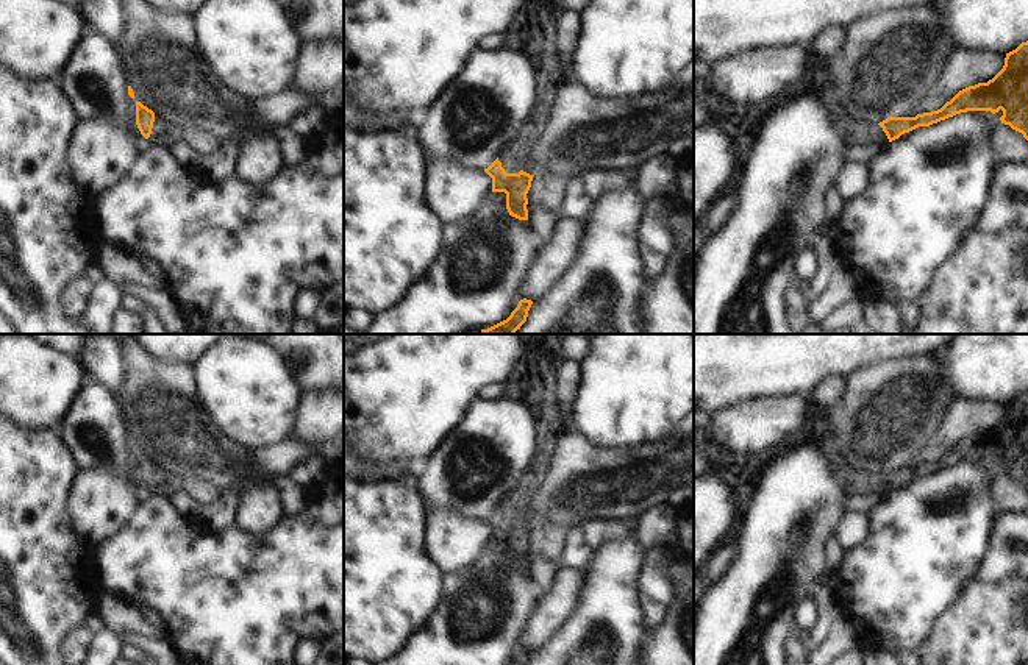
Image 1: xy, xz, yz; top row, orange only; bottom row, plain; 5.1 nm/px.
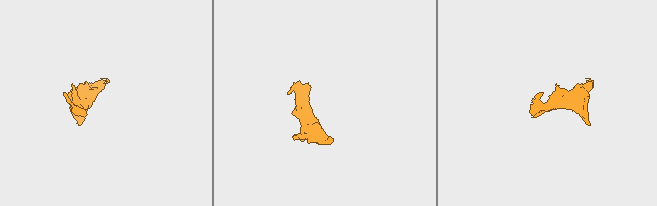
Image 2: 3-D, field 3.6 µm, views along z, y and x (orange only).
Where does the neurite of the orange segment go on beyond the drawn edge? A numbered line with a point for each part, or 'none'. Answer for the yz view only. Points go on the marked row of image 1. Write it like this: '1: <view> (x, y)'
1: yz (742, 122)

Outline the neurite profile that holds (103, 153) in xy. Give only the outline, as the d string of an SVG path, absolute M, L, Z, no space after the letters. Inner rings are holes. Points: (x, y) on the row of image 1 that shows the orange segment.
M109 119L81 120L70 147L75 180L97 200L127 180L145 137Z

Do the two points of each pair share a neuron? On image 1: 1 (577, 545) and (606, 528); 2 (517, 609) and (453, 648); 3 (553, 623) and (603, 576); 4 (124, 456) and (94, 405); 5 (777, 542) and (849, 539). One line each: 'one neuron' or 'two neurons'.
1: one neuron
2: one neuron
3: two neurons
4: one neuron
5: two neurons

